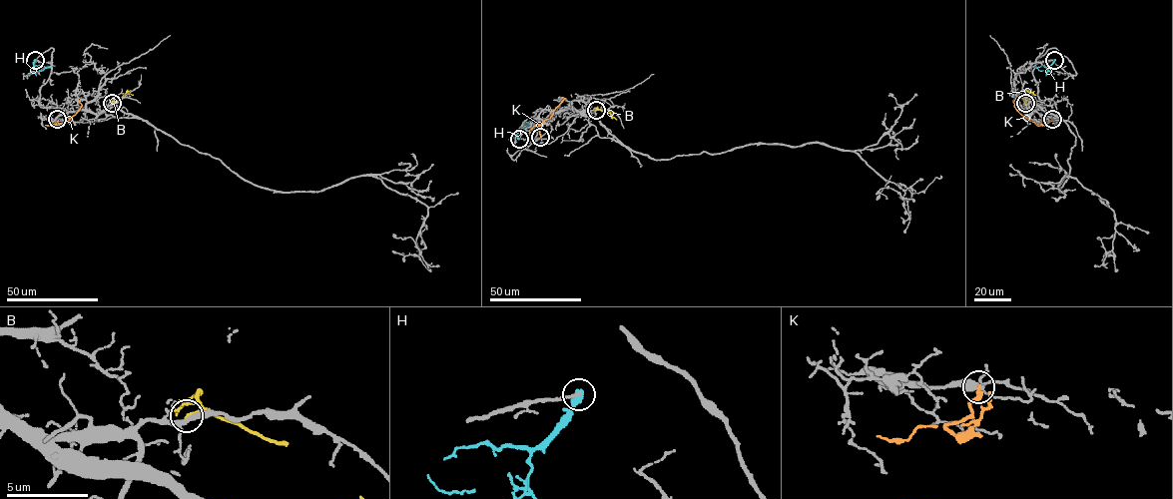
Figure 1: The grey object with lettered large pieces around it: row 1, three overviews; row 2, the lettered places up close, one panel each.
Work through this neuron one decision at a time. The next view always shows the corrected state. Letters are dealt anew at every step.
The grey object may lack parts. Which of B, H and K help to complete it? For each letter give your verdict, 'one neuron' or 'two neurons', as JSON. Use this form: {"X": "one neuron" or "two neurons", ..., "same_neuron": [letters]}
{"B": "two neurons", "H": "two neurons", "K": "two neurons", "same_neuron": []}

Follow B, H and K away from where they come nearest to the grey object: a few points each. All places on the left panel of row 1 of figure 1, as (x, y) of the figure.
B: (112, 103), (127, 92), (133, 95)
H: (35, 59), (34, 65), (46, 67), (39, 70)
K: (57, 120), (53, 124), (60, 126), (76, 113), (81, 106), (78, 100)

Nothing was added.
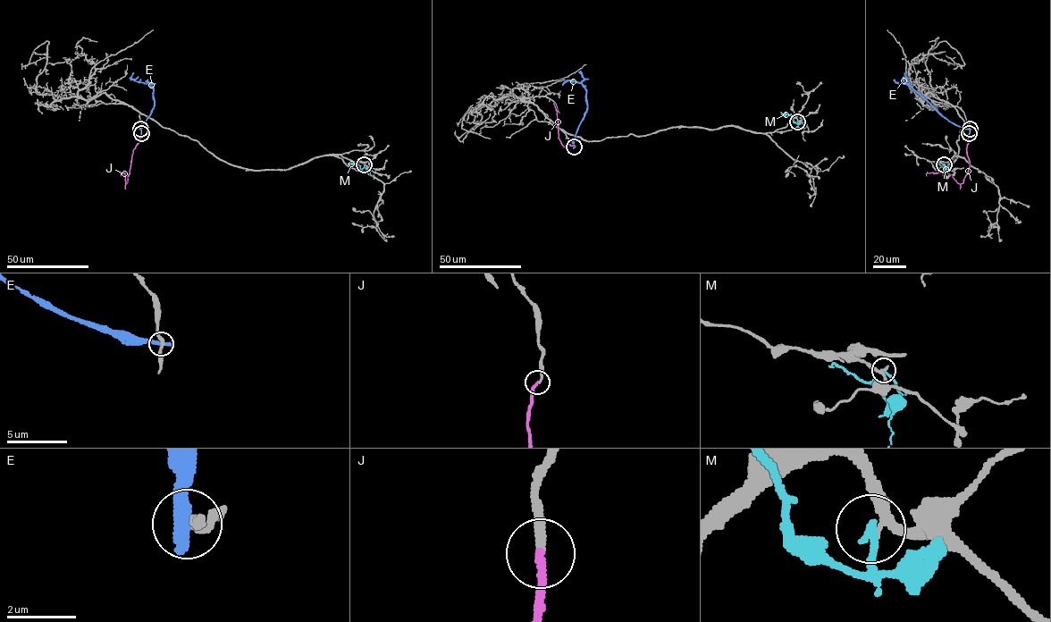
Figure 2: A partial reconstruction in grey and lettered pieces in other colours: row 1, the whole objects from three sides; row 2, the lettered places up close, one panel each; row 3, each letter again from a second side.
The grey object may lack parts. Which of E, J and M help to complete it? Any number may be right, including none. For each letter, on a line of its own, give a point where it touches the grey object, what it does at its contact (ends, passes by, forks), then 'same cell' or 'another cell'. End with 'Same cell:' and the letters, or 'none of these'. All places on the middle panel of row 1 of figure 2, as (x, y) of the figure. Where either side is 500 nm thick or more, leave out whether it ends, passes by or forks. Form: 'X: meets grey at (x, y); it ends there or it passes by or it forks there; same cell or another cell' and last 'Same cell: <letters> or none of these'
E: meets grey at (574, 147); it ends there; another cell
J: meets grey at (574, 147); it ends there; same cell
M: meets grey at (797, 121); it ends there; another cell
Same cell: J

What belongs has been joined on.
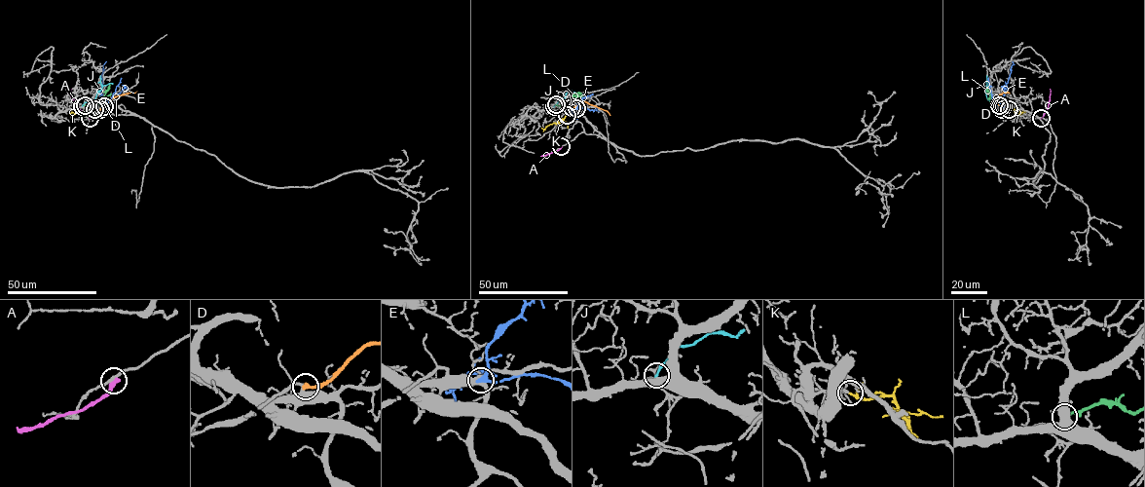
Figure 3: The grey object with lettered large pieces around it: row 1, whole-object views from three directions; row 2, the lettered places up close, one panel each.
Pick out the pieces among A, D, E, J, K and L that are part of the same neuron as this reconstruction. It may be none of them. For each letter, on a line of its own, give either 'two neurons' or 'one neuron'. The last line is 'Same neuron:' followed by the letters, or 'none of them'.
A: two neurons
D: two neurons
E: two neurons
J: two neurons
K: one neuron
L: two neurons
Same neuron: K

